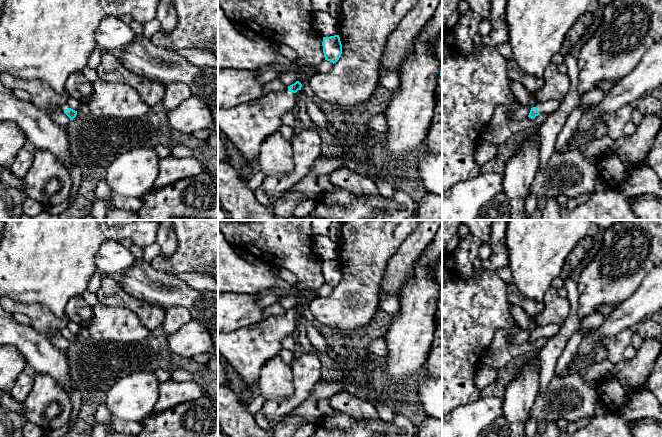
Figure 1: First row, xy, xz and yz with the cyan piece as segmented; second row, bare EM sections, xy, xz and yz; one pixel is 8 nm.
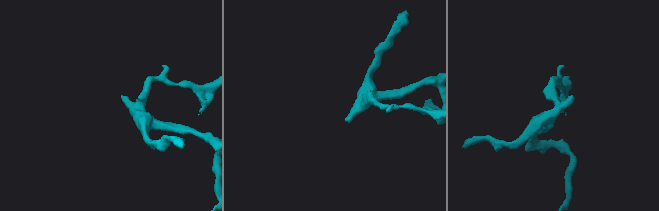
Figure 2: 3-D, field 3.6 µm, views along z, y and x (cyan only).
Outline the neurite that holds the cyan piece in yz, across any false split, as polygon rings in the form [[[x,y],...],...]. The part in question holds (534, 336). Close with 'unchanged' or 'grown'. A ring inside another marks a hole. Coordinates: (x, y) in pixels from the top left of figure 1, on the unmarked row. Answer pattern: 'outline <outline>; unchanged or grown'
outline [[[555,323],[549,324],[544,327],[540,327],[536,331],[531,332],[528,341],[533,343],[536,340],[538,340],[540,337],[551,339],[552,337],[558,334],[560,328],[561,328],[561,325],[555,324]]]; grown

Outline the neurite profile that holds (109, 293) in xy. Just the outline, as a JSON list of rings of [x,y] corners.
[[[102,274],[101,285],[96,296],[104,305],[120,306],[132,310],[150,331],[161,326],[166,317],[166,309],[130,296],[119,286],[118,281],[112,275]]]

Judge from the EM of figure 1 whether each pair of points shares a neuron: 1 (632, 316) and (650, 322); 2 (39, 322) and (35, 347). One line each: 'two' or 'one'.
1: two
2: two

